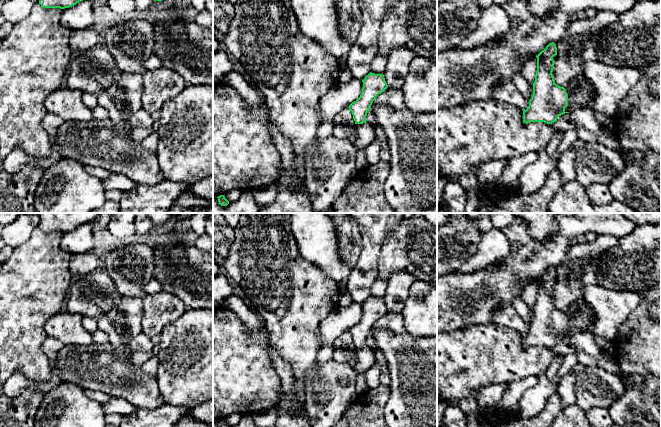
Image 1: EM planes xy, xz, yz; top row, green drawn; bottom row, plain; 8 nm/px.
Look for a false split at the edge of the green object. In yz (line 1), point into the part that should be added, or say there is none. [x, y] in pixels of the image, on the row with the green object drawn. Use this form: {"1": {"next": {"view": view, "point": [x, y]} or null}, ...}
{"1": {"next": null}}

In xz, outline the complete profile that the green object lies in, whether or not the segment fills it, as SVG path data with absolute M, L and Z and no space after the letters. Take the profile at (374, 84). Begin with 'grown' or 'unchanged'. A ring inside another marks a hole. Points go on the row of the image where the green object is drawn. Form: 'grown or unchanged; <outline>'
grown; M370 72L362 82L360 97L348 107L356 124L356 140L354 142L356 150L365 150L376 140L375 129L367 122L366 116L376 97L388 88L383 73Z

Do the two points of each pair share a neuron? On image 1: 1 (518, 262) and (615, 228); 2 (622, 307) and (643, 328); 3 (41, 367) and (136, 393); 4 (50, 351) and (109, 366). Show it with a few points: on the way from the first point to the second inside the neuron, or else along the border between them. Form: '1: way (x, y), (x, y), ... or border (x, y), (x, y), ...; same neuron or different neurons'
1: way (542, 255), (547, 254), (577, 224), (591, 224); same neuron
2: border (645, 296), (621, 323), (616, 333); different neurons
3: border (51, 362), (53, 367); different neurons
4: border (64, 345), (52, 362); different neurons

